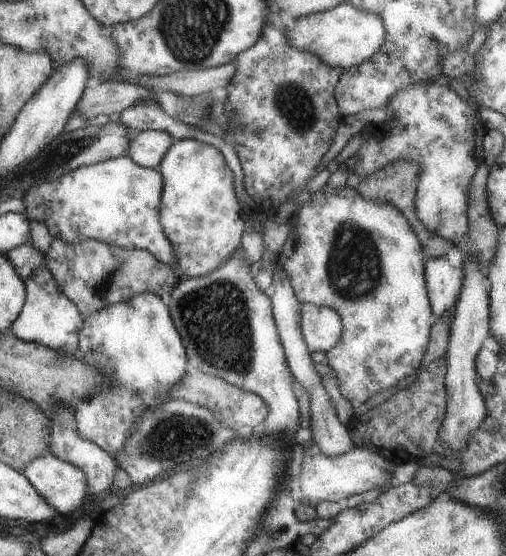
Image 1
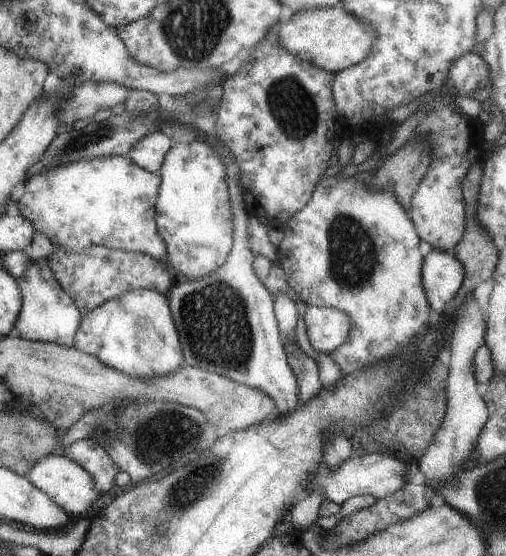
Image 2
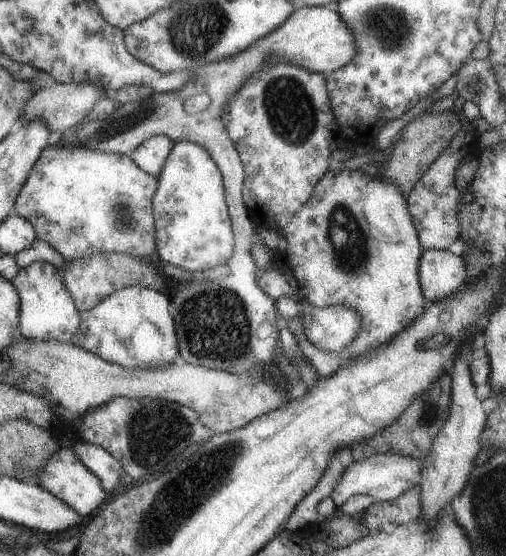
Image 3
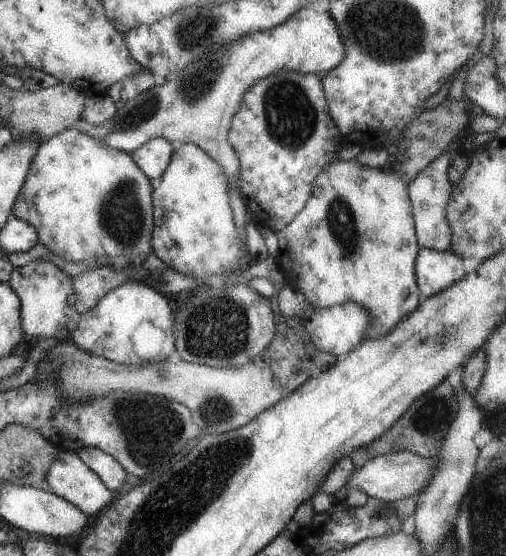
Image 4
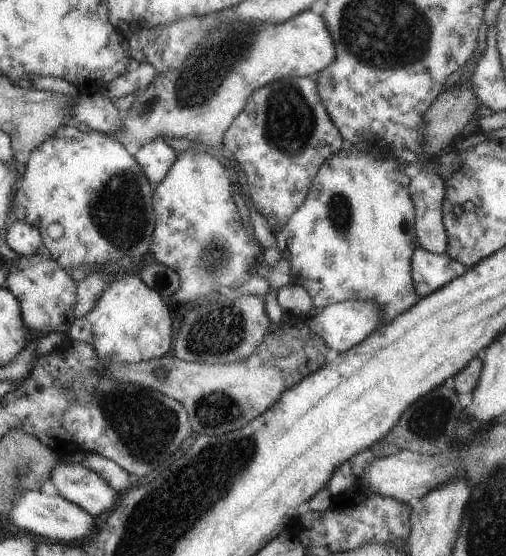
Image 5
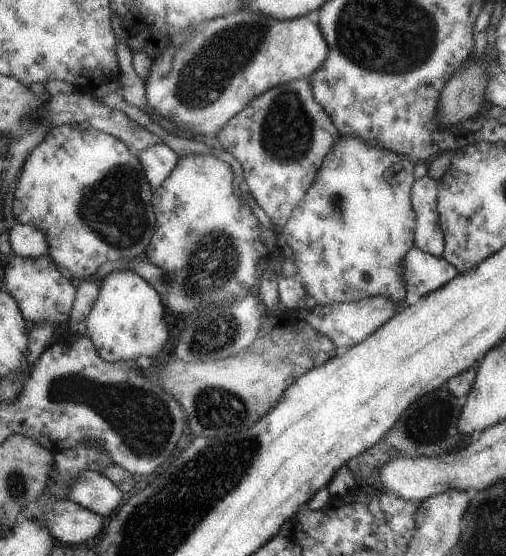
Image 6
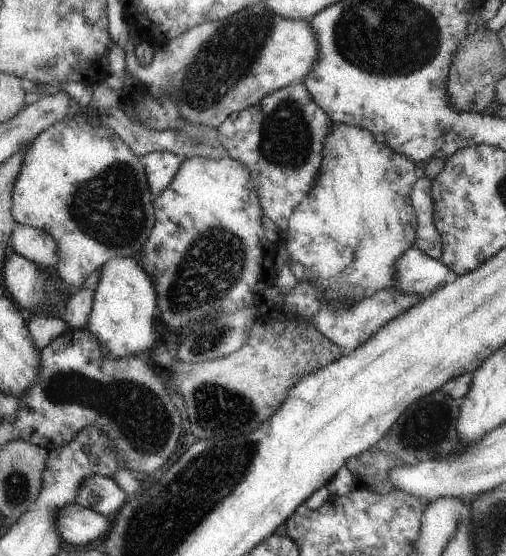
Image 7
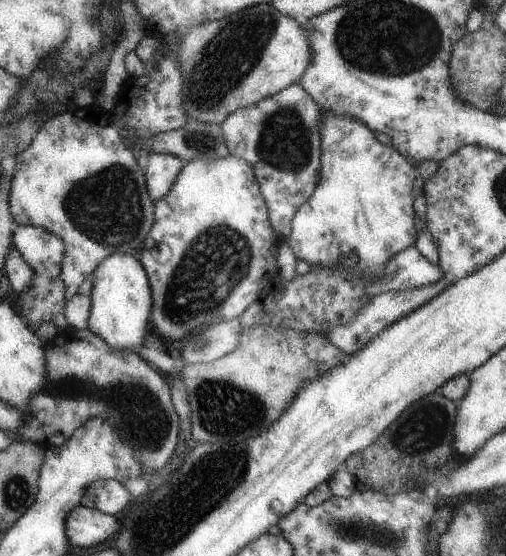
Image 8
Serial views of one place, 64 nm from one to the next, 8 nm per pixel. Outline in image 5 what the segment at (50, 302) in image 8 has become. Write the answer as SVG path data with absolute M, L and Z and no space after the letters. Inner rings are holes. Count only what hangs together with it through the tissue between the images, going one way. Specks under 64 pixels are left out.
M17 221L4 232L4 244L23 257L42 252L40 232L27 223Z

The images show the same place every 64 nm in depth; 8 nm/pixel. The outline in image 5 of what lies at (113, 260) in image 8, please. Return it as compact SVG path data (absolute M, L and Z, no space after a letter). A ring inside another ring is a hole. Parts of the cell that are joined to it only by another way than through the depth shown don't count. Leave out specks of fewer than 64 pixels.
M121 272L115 274L117 277L106 288L106 291L100 296L96 305L81 318L76 318L75 322L67 331L67 338L78 343L88 344L93 347L98 360L107 359L108 361L118 363L138 363L139 361L150 361L160 359L168 355L172 348L172 316L170 310L164 302L164 298L149 288L138 274L128 275Z

